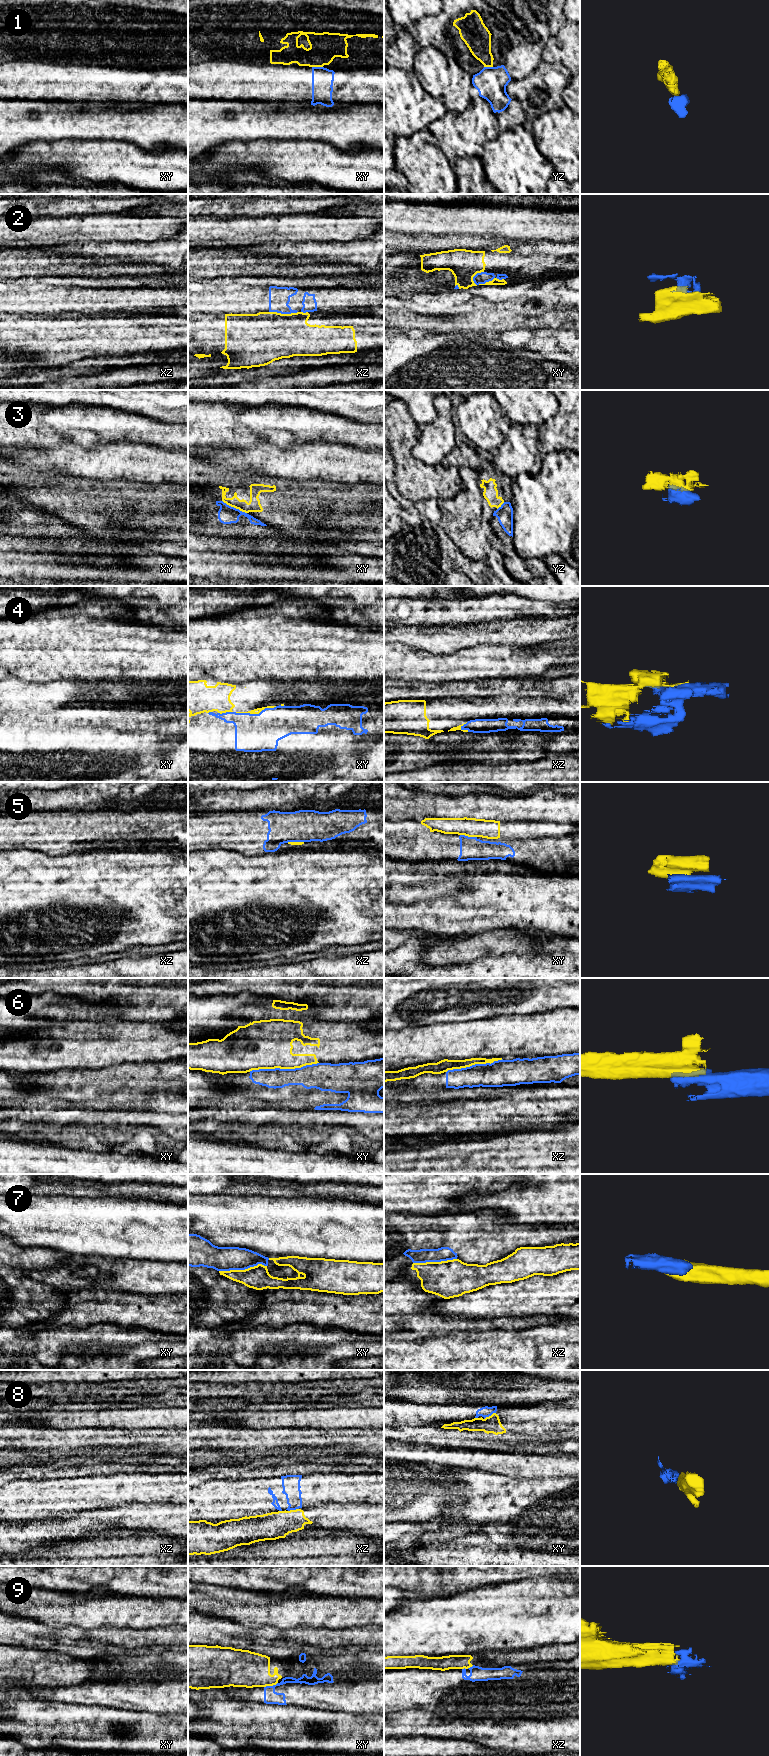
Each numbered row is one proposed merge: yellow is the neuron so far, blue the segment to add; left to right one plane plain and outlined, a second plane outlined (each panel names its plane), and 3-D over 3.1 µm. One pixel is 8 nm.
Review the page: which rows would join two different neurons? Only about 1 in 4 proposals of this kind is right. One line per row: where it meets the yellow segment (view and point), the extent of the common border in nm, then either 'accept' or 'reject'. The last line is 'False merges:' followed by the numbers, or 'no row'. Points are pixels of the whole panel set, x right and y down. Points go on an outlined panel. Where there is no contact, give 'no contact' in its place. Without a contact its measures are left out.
1: xy (317, 66) | 90 nm | reject
2: xz (283, 314) | 240 nm | reject
3: xy (234, 507) | 220 nm | reject
4: xy (255, 713) | 340 nm | accept
5: xy (468, 836) | 140 nm | reject
6: xy (283, 1068) | 550 nm | reject
7: xy (242, 1270) | 380 nm | reject
8: xy (489, 1416) | 110 nm | reject
9: xy (270, 1685) | 120 nm | reject
False merges: 1, 2, 3, 5, 6, 7, 8, 9

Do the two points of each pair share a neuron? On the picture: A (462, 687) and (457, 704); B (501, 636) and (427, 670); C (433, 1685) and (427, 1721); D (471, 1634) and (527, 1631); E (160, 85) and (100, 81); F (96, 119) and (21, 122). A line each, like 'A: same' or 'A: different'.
A: same
B: different
C: different
D: same
E: same
F: same

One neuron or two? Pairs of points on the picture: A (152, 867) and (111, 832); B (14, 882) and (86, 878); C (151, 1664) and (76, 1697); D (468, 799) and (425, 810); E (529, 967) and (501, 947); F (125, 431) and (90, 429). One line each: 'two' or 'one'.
A: two
B: one
C: one
D: one
E: two
F: one

